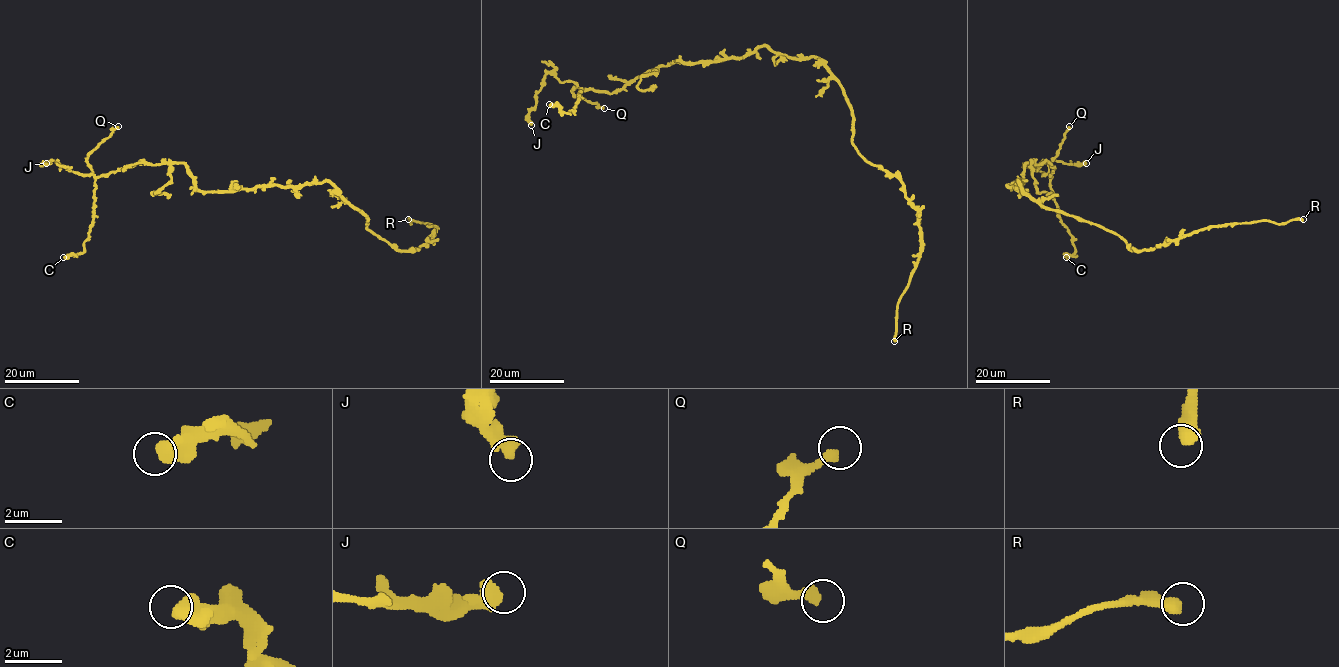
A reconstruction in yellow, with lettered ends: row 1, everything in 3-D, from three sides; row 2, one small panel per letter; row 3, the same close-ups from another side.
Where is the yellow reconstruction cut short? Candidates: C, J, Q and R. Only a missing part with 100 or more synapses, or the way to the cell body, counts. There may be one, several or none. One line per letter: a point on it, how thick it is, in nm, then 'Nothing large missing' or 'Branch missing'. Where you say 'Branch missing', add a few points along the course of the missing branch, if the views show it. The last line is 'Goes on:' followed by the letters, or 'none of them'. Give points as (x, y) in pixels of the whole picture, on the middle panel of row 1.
C: Place: (549, 104). Thickness 550 nm. Nothing large missing
J: Place: (531, 125). Thickness 460 nm. Nothing large missing
Q: Place: (604, 108). Thickness 360 nm. Nothing large missing
R: Place: (894, 341). Thickness 460 nm. Branch missing
Goes on: R

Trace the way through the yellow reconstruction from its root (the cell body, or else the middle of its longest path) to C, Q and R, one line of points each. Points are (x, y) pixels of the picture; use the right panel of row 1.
C: (1019, 182), (1007, 185), (1024, 191), (1028, 163), (1046, 161), (1055, 168), (1050, 189), (1075, 249), (1066, 257)
Q: (1019, 182), (1007, 185), (1024, 191), (1028, 163), (1046, 161), (1055, 168), (1051, 176), (1049, 164), (1069, 126)
R: (1019, 182), (1026, 193), (1046, 208), (1104, 227), (1137, 251), (1167, 245), (1210, 227), (1303, 219)

